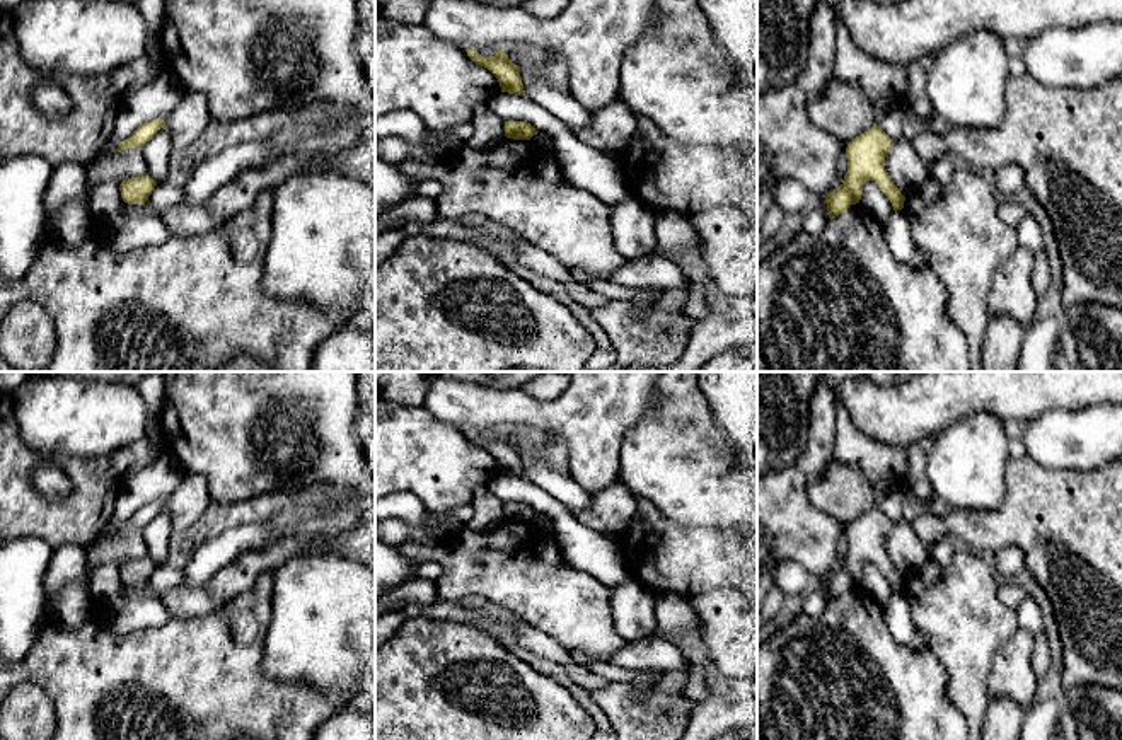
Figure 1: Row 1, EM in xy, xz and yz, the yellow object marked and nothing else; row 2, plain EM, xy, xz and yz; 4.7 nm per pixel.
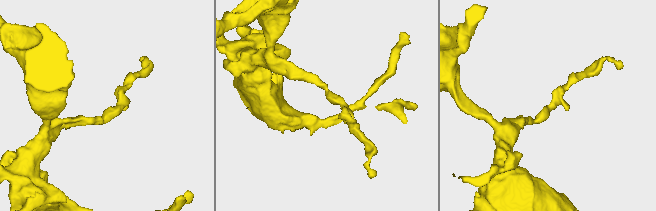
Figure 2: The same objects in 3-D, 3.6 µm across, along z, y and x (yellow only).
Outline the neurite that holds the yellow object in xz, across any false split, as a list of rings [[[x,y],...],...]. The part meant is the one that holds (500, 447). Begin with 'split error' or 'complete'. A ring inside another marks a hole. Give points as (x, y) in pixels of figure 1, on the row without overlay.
complete | [[[500,431],[489,440],[481,438],[477,433],[467,433],[467,438],[477,447],[488,450],[498,460],[501,474],[525,477],[520,454],[505,431]]]

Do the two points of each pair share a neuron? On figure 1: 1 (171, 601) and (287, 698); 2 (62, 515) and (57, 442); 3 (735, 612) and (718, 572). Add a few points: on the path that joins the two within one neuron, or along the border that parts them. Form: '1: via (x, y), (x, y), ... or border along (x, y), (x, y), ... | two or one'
1: border along (229, 602), (205, 614), (174, 619) | two
2: border along (99, 456), (63, 456), (60, 459) | two
3: border along (739, 589), (711, 589), (689, 597) | two

